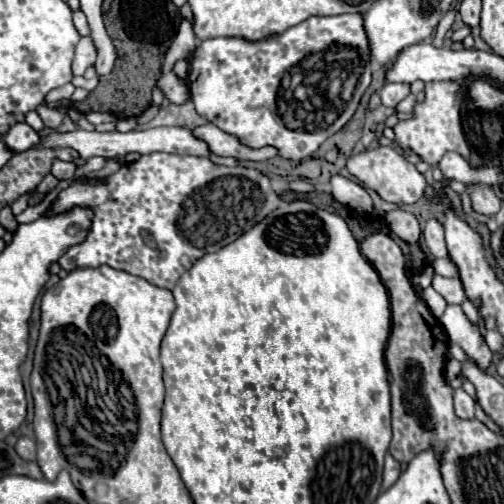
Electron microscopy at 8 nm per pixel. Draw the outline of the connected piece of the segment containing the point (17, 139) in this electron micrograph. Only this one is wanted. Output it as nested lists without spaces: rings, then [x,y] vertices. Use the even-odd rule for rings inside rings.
[[[15,124],[5,136],[3,136],[7,148],[15,154],[21,154],[21,152],[27,152],[31,150],[33,146],[37,146],[41,142],[39,134],[29,126],[29,124]]]

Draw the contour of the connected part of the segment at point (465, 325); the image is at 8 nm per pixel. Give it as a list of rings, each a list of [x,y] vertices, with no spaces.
[[[447,306],[445,314],[439,320],[447,332],[449,342],[459,344],[463,352],[485,372],[493,362],[493,352],[489,350],[485,336],[481,334],[479,326],[473,324],[461,306]]]

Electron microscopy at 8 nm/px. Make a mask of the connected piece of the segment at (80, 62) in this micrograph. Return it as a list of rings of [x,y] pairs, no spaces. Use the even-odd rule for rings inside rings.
[[[87,36],[85,40],[81,40],[77,44],[77,50],[75,50],[75,60],[73,60],[73,74],[75,76],[83,76],[85,70],[89,66],[93,66],[93,58],[95,58],[95,46],[93,46],[93,40]]]

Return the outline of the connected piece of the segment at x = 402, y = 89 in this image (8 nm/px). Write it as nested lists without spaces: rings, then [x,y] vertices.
[[[391,82],[391,84],[385,84],[385,86],[383,86],[383,90],[379,92],[379,96],[381,96],[383,106],[391,106],[391,108],[395,108],[395,106],[397,106],[409,92],[411,92],[411,86],[409,86],[409,84]]]

